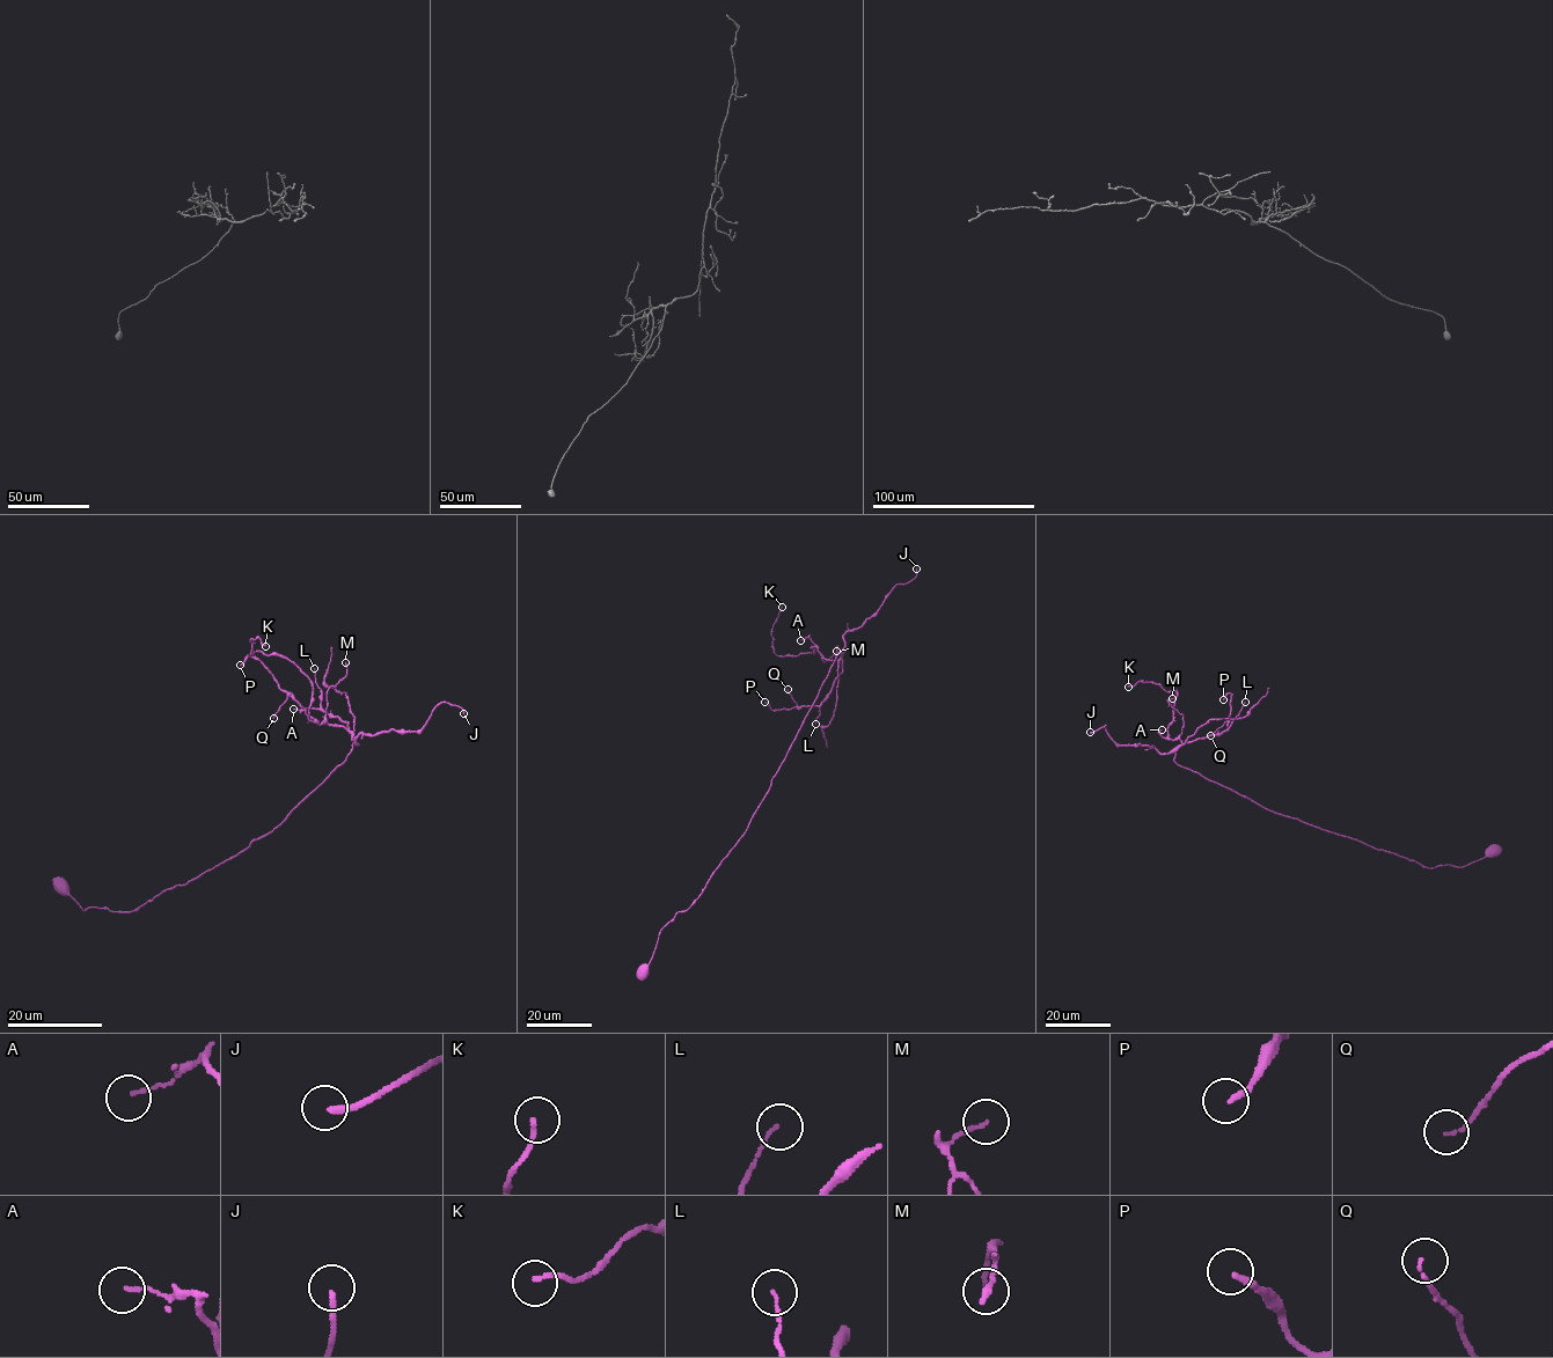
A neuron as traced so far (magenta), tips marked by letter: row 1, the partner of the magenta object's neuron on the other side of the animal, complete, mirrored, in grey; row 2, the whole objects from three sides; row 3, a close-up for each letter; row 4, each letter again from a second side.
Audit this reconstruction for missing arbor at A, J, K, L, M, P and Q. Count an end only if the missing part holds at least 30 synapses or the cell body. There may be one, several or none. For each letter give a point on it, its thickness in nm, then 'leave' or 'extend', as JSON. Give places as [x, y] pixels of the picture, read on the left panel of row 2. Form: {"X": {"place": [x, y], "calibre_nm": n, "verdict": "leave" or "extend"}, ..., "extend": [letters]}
{"A": {"place": [293, 709], "calibre_nm": 100, "verdict": "leave"}, "J": {"place": [463, 713], "calibre_nm": 180, "verdict": "extend"}, "K": {"place": [265, 646], "calibre_nm": 150, "verdict": "leave"}, "L": {"place": [314, 668], "calibre_nm": 100, "verdict": "leave"}, "M": {"place": [345, 662], "calibre_nm": 120, "verdict": "leave"}, "P": {"place": [240, 665], "calibre_nm": 190, "verdict": "leave"}, "Q": {"place": [273, 718], "calibre_nm": 100, "verdict": "leave"}, "extend": ["J"]}

